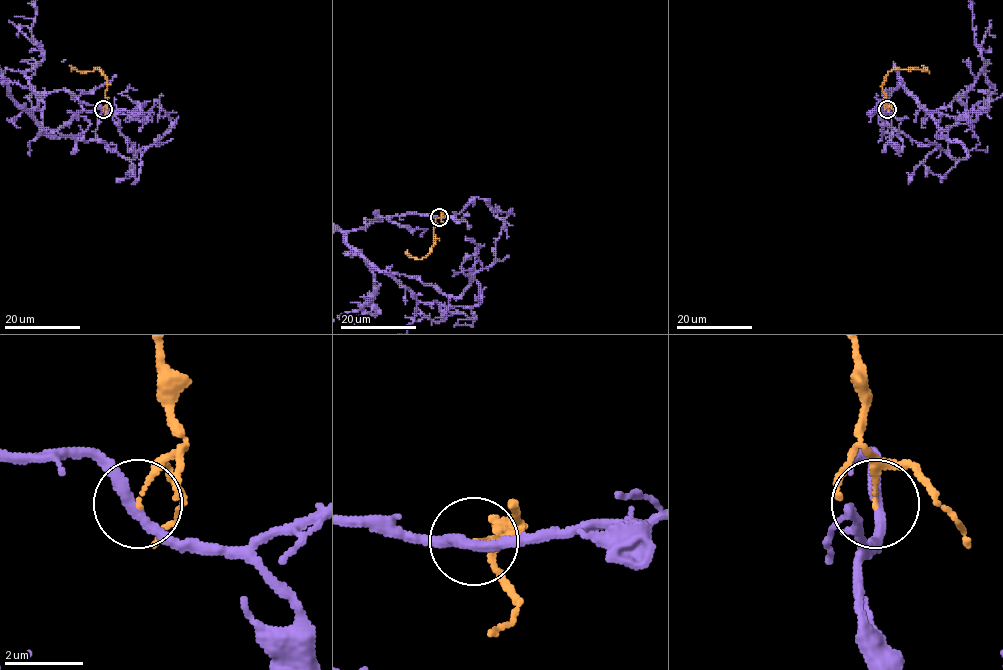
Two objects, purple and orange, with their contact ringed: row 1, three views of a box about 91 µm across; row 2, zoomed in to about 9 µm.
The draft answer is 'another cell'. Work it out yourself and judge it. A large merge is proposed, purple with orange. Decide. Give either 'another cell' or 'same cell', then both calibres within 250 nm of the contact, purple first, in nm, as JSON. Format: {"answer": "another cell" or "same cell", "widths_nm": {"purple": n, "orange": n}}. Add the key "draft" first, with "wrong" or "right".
{"draft": "right", "answer": "another cell", "widths_nm": {"purple": 280, "orange": 110}}

